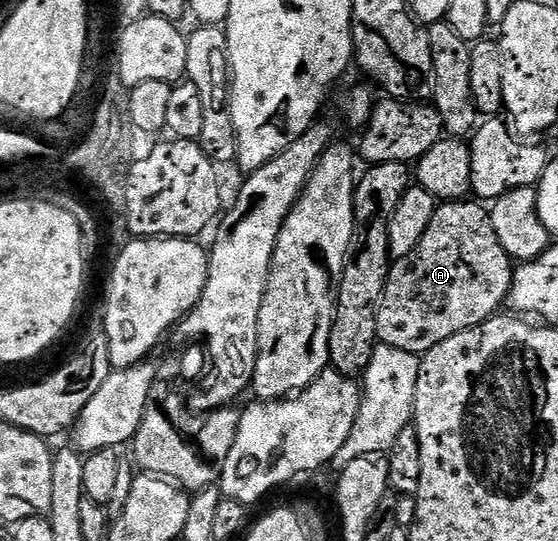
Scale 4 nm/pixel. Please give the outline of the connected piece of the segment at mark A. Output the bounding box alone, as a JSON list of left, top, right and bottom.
[377,202,514,355]

